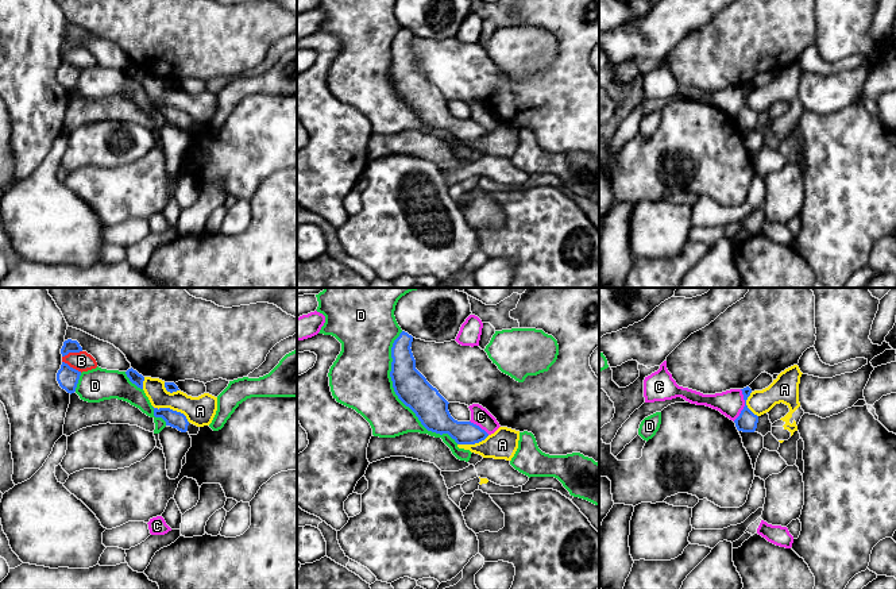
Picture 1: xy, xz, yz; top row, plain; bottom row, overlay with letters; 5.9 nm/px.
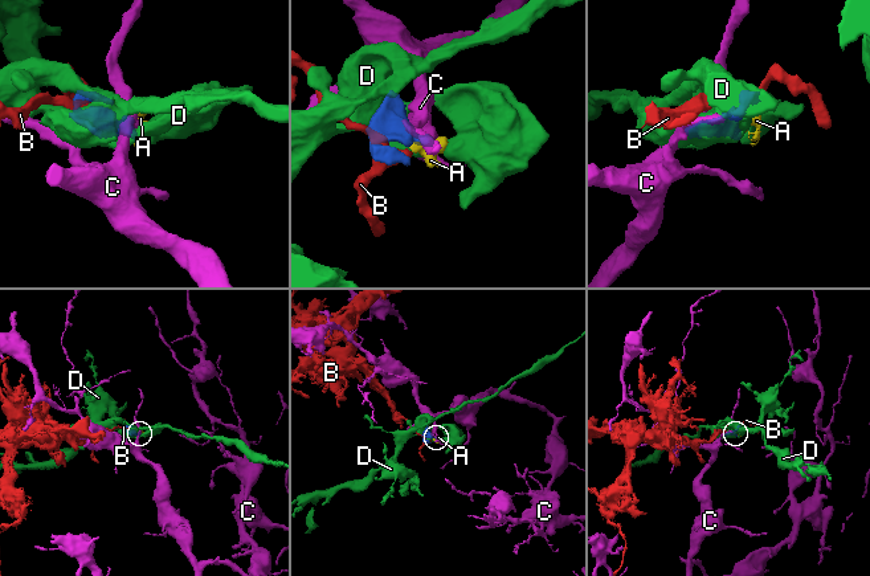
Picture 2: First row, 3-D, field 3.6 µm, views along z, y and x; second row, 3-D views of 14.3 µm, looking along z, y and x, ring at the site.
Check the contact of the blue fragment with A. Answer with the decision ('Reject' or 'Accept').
Reject

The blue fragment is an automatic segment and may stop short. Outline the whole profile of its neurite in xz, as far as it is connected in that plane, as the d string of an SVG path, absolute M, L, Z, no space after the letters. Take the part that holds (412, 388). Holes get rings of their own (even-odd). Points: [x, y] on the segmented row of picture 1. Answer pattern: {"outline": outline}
{"outline": "M402 331L391 347L393 388L398 399L409 407L421 424L432 432L448 434L457 444L475 444L488 434L471 421L457 421L448 411L448 401L416 369L412 353L413 336Z"}

